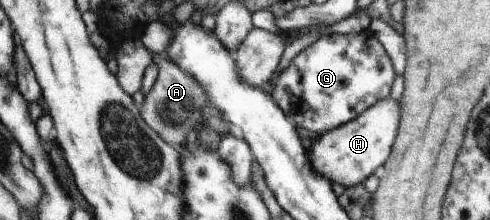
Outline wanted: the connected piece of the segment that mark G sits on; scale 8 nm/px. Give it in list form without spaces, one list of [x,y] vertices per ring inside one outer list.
[[[370,30],[345,35],[330,33],[320,35],[315,42],[292,58],[290,65],[274,78],[271,98],[296,127],[321,135],[337,126],[346,125],[349,120],[370,109],[375,102],[385,99],[390,92],[392,80],[394,72],[391,60]]]

